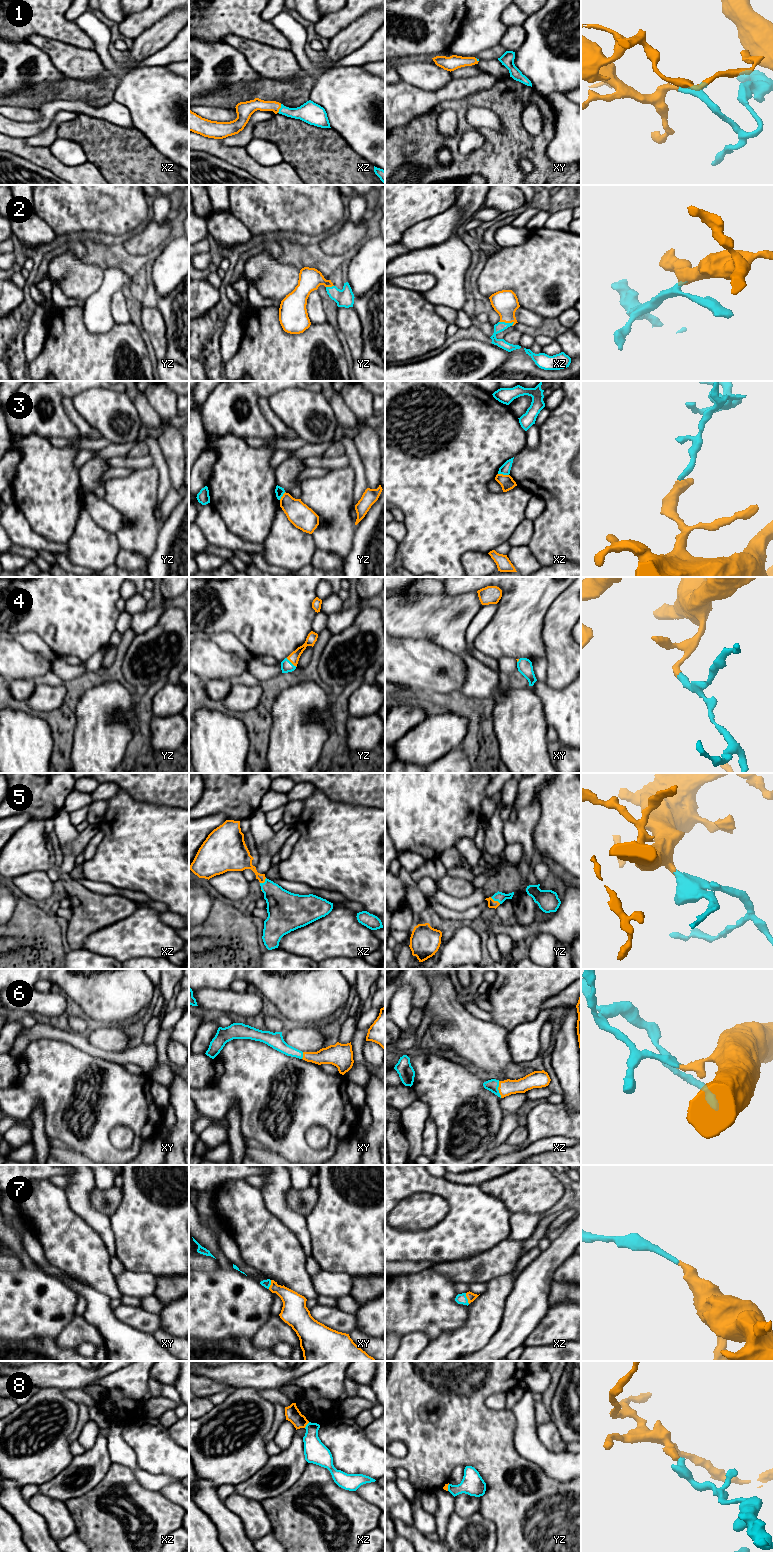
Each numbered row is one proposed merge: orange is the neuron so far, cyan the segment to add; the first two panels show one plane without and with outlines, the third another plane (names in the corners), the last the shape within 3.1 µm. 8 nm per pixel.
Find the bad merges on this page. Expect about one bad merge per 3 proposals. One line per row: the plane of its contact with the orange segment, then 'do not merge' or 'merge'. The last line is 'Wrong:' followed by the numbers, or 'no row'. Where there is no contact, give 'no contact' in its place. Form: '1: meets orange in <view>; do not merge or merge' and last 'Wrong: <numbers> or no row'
1: meets orange in xz; merge
2: meets orange in xz; merge
3: meets orange in xz; do not merge
4: meets orange in yz; merge
5: meets orange in yz; merge
6: meets orange in xz; merge
7: meets orange in xz; merge
8: meets orange in xz; do not merge
Wrong: 3, 8

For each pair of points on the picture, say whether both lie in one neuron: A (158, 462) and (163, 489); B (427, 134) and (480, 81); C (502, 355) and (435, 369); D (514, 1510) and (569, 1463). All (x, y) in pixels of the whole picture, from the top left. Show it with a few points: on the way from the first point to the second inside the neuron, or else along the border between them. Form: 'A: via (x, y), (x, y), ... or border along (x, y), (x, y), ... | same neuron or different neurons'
A: via (162, 469), (163, 482) | same neuron
B: border along (485, 89), (461, 99), (444, 100), (440, 103) | different neurons
C: via (485, 355), (472, 348), (456, 350), (452, 354) | same neuron
D: border along (534, 1463), (547, 1475), (558, 1480), (570, 1481) | different neurons

